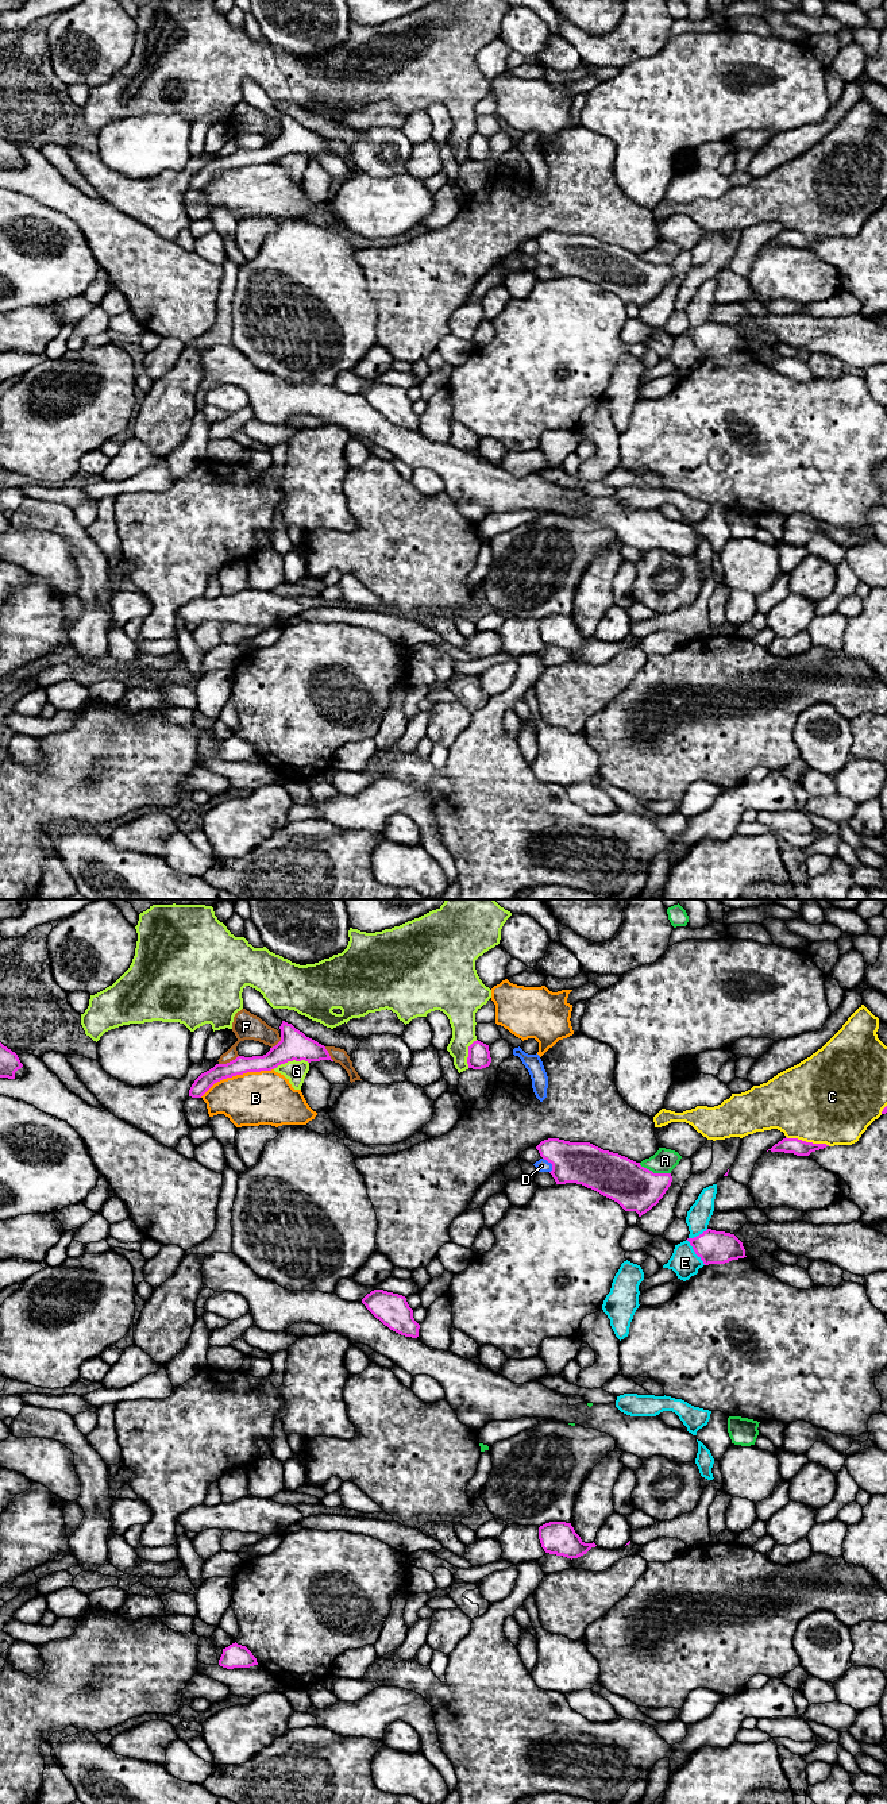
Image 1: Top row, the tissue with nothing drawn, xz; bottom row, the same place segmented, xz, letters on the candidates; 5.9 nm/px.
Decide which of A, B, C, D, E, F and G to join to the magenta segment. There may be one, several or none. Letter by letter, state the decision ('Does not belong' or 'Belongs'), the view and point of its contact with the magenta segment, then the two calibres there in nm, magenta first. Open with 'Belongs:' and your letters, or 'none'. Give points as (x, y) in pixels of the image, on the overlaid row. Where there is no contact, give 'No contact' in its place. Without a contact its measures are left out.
Belongs: E
A: Does not belong. Touches magenta at xz (655, 1174). Thickness 280 nm (magenta) against 140 nm
B: Does not belong. Touches magenta at xz (236, 1074). Thickness 110 nm (magenta) against 320 nm
C: Does not belong. Touches magenta at xz (808, 1143). Thickness 100 nm (magenta) against 480 nm
D: Does not belong. Touches magenta at xz (551, 1163). Thickness 260 nm (magenta) against 80 nm
E: Belongs. Touches magenta at xz (689, 1241). Thickness 190 nm (magenta) against 170 nm
F: Does not belong. Touches magenta at xz (230, 1062). Thickness 100 nm (magenta) against 160 nm
G: Does not belong. Touches magenta at xz (290, 1060). Thickness 180 nm (magenta) against 130 nm

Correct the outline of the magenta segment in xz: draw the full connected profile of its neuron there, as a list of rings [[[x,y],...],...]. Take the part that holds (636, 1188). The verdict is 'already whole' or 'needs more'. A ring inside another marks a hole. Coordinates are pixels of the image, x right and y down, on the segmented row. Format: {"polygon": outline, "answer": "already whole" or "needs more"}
{"polygon": [[[559,1138],[541,1141],[536,1149],[552,1164],[549,1172],[556,1184],[576,1183],[591,1188],[617,1202],[625,1211],[636,1211],[639,1217],[659,1203],[671,1186],[671,1173],[653,1173],[625,1156],[603,1150],[590,1142],[570,1142]]], "answer": "already whole"}

